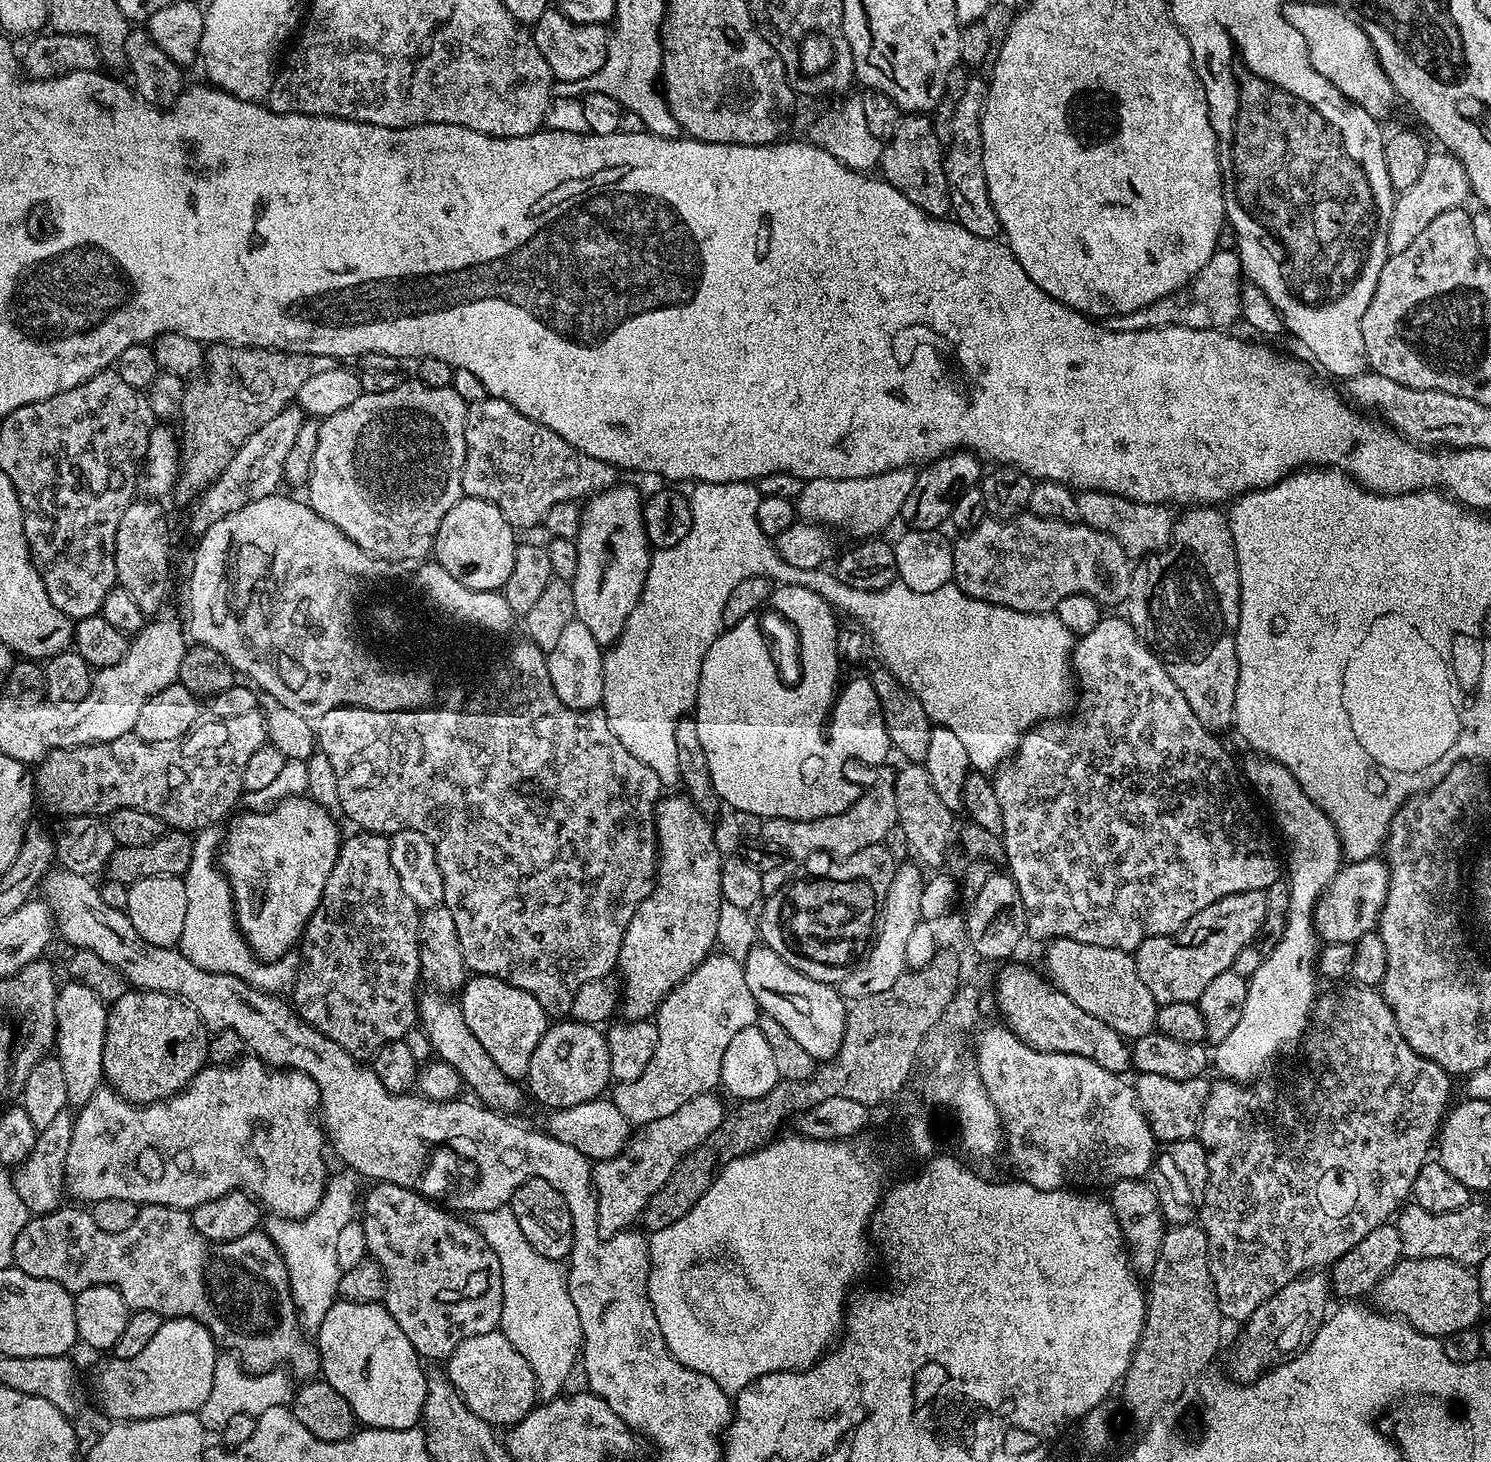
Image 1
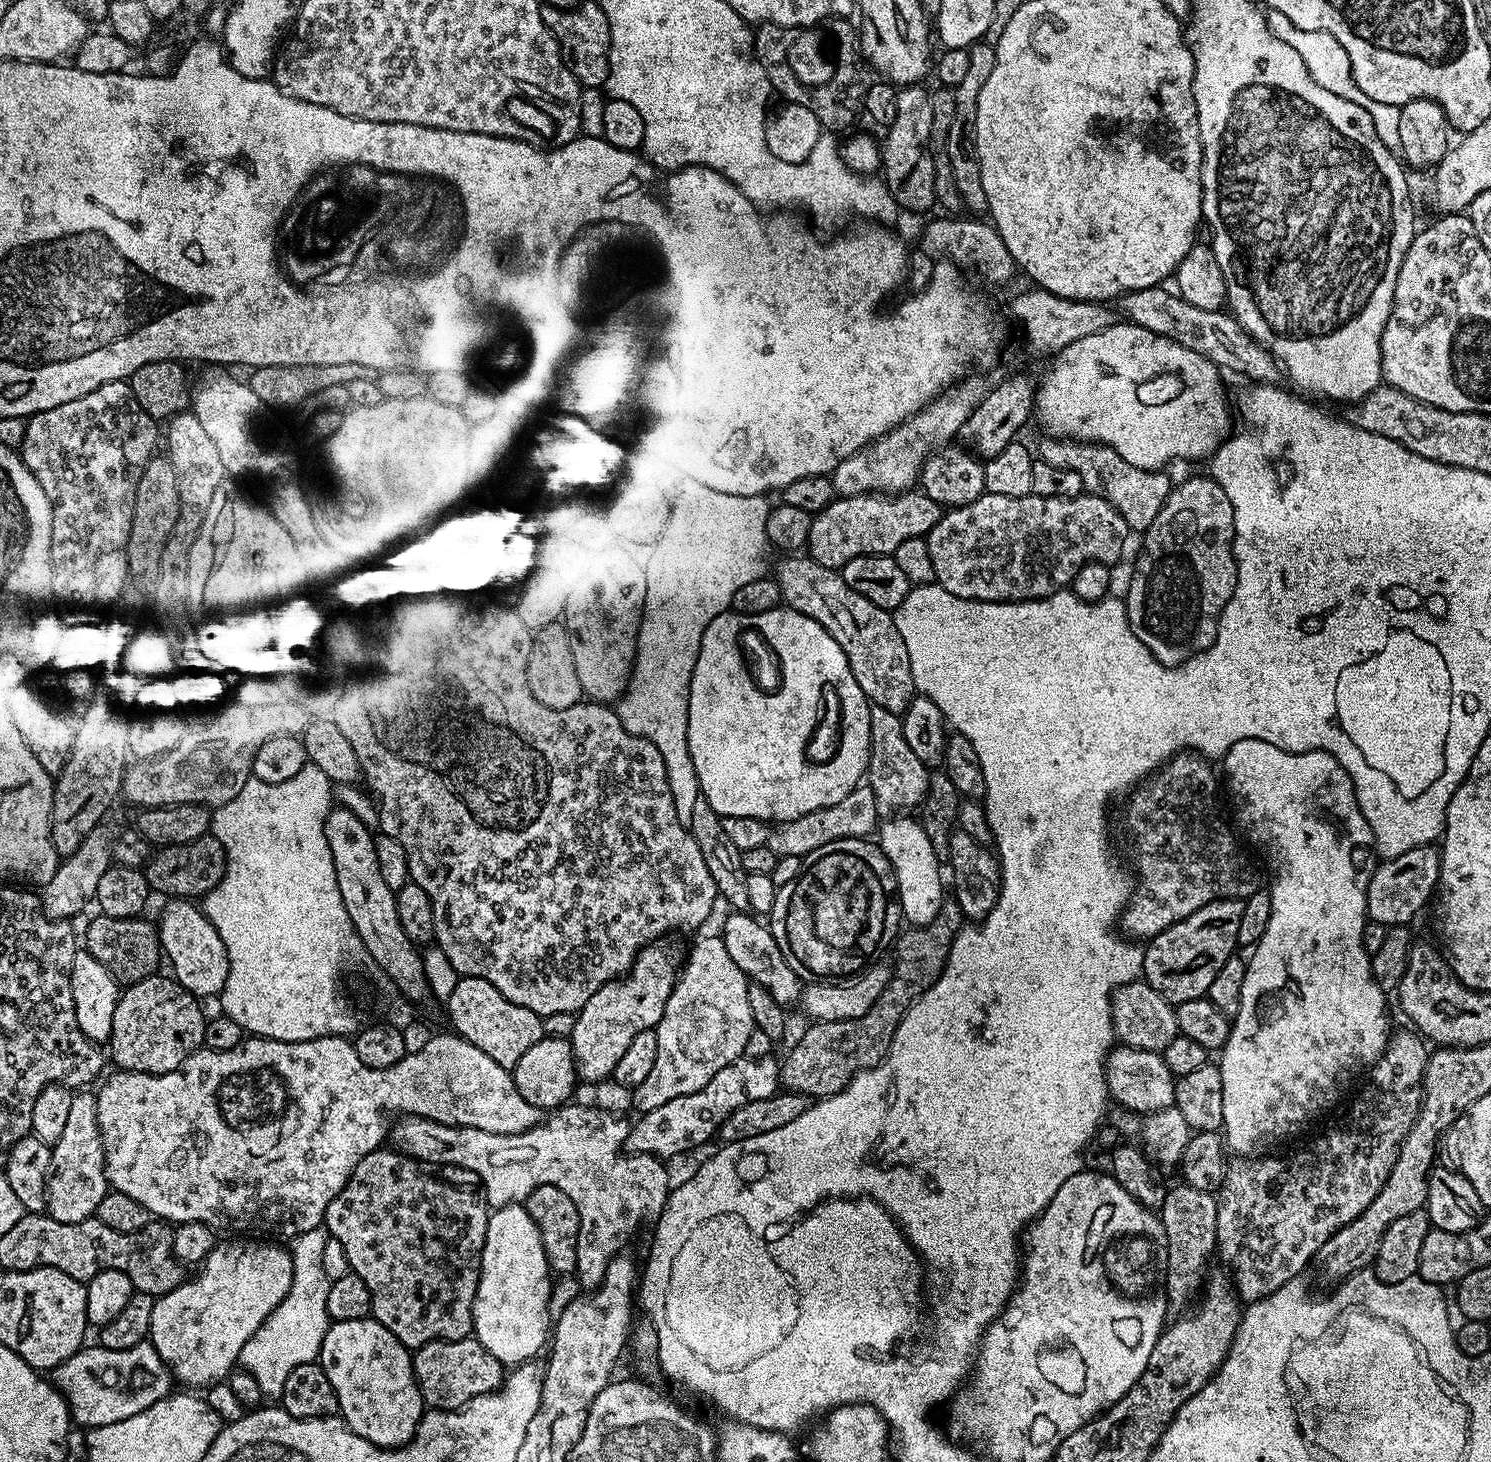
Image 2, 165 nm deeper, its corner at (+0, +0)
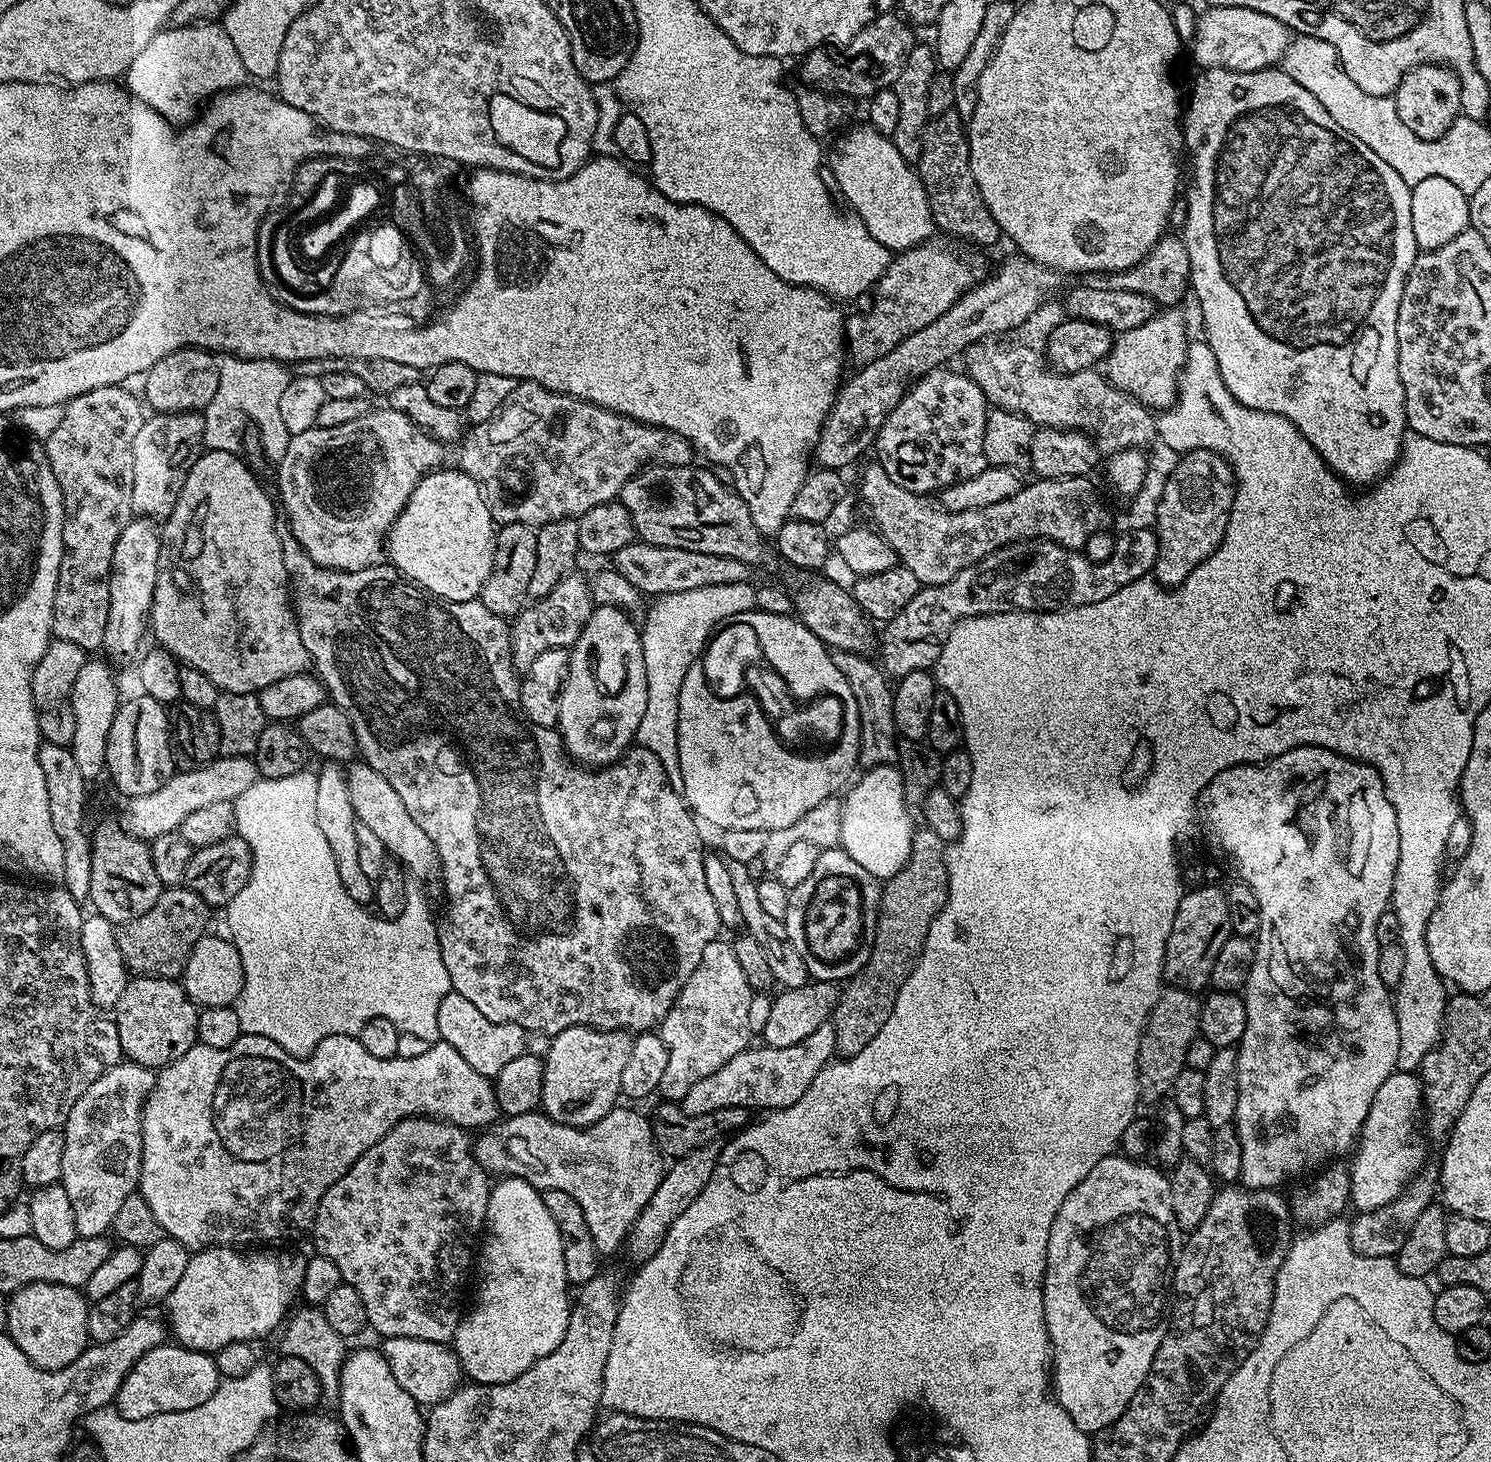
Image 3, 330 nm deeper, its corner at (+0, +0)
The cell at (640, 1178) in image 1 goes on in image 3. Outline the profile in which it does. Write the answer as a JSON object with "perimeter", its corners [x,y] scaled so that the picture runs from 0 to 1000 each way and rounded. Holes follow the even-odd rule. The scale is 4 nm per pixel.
{"perimeter":[[[555,700],[549,702],[546,707],[538,710],[538,713],[533,715],[509,716],[500,717],[492,721],[492,724],[490,724],[490,726],[487,726],[484,732],[479,732],[479,735],[465,740],[457,753],[459,761],[467,763],[485,758],[504,759],[507,757],[520,759],[533,756],[533,754],[535,754],[535,751],[538,751],[538,748],[543,746],[543,740],[546,740],[546,737],[549,737],[551,732],[561,722],[561,704],[557,700]]]}

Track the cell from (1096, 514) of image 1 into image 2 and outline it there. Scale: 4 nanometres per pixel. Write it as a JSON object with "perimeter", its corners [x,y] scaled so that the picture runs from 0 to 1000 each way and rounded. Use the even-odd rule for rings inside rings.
{"perimeter":[[[700,300],[698,304],[694,304],[694,311],[698,315],[704,316],[704,319],[710,319],[715,321],[720,321],[723,327],[726,327],[727,337],[742,341],[750,352],[757,358],[757,362],[769,363],[771,357],[777,354],[777,349],[786,337],[787,328],[781,321],[772,323],[763,319],[758,319],[753,311],[742,304],[731,304],[726,301],[714,301],[713,300]]]}

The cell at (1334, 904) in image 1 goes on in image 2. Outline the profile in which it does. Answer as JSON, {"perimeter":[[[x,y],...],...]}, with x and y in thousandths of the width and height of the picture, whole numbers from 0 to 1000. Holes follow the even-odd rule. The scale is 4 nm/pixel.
{"perimeter":[[[954,577],[948,581],[943,581],[943,584],[938,584],[938,587],[924,590],[920,594],[916,611],[918,629],[930,633],[946,633],[946,629],[957,618],[958,620],[965,603],[966,584],[960,577]]]}

